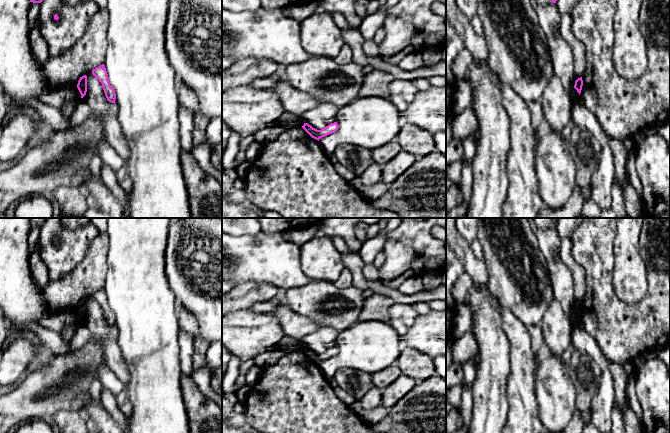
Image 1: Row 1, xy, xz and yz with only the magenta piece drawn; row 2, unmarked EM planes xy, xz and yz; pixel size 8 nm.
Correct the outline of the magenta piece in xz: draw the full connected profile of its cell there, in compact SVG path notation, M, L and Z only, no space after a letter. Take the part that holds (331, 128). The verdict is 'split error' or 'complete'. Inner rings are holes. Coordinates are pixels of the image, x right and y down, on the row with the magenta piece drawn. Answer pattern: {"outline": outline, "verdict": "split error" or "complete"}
{"outline": "M334 122L332 124L329 124L328 126L326 126L325 128L323 128L321 130L317 130L317 129L313 128L311 125L309 125L308 123L304 123L302 128L312 138L319 141L320 138L325 137L325 136L327 136L329 134L332 134L332 133L336 132L338 130L338 124L337 124L337 122Z", "verdict": "complete"}

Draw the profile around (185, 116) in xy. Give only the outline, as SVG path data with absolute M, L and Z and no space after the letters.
M184 106L179 107L178 119L181 129L193 129L194 121L192 112Z

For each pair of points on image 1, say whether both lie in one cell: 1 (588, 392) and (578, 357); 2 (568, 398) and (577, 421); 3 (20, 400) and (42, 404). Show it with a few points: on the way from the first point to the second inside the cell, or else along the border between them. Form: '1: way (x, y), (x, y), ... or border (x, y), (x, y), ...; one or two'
1: way (587, 383), (586, 375), (581, 366); one
2: border (576, 410), (569, 422); two
3: way (25, 401), (37, 402); one

